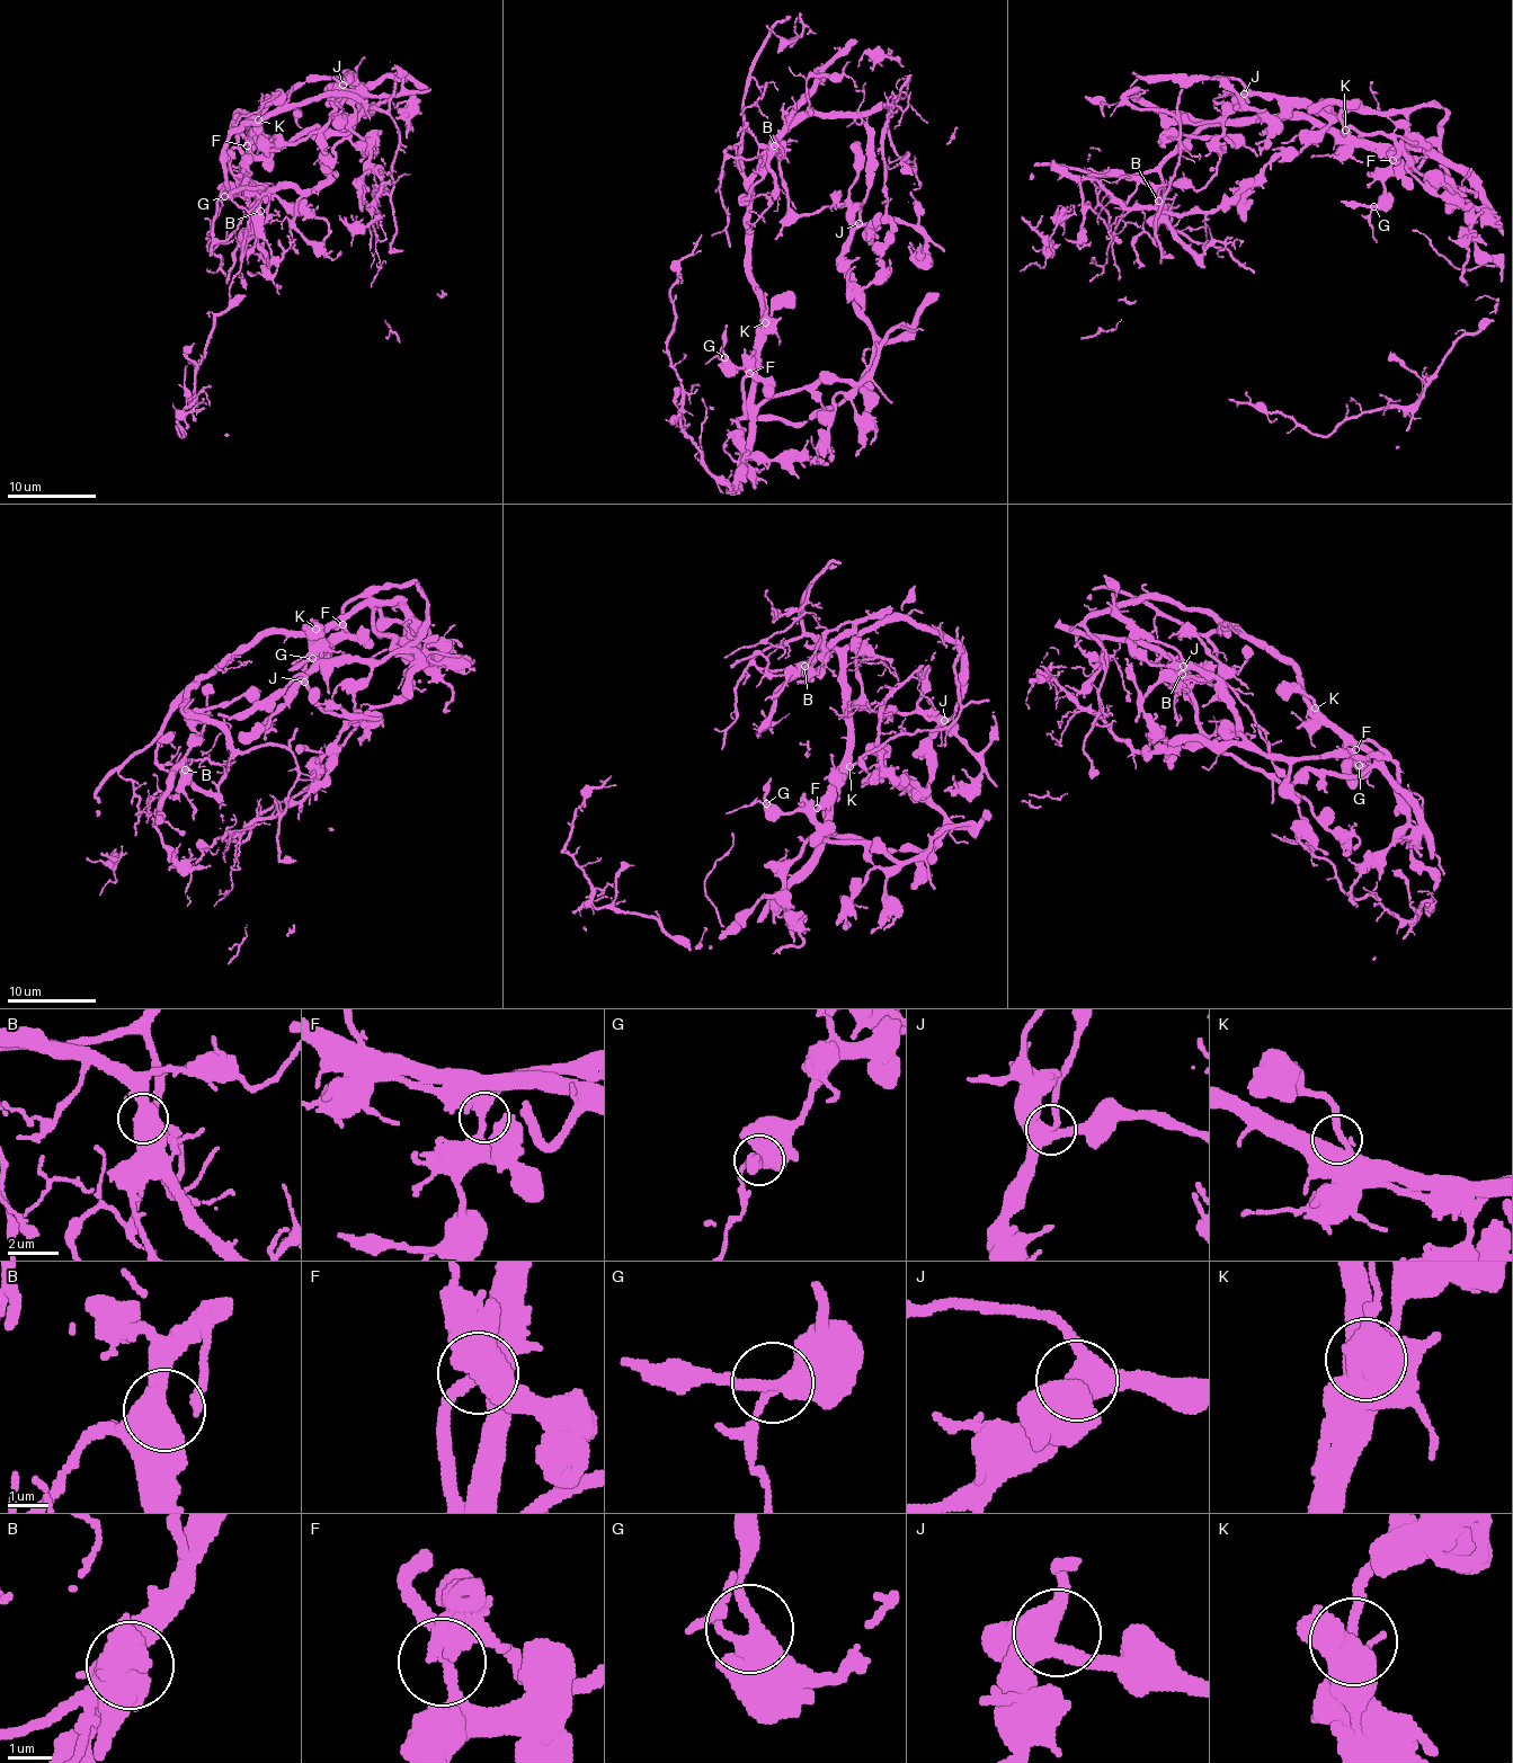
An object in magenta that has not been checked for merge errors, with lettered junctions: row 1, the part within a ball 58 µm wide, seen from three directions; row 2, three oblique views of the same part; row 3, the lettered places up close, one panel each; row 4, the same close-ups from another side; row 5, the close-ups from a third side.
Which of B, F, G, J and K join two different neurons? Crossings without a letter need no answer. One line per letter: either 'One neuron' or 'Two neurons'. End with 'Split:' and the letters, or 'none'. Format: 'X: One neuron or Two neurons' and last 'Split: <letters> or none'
B: One neuron
F: One neuron
G: One neuron
J: One neuron
K: One neuron
Split: none

